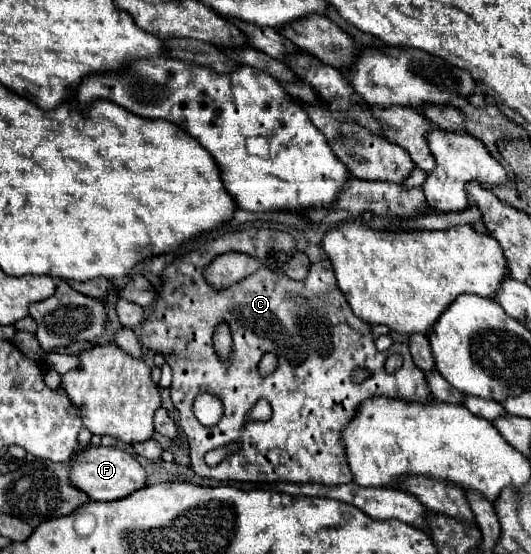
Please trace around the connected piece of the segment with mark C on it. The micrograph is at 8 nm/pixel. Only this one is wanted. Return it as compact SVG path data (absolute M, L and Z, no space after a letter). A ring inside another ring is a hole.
M242 227L236 231L222 233L204 241L198 249L182 255L174 263L170 263L162 273L162 293L154 303L152 313L142 323L142 343L164 355L166 363L172 367L172 401L180 411L180 429L186 435L190 445L190 461L194 473L206 479L216 481L288 481L288 483L320 483L320 485L342 485L352 481L352 473L346 471L346 447L342 445L342 431L344 427L356 417L358 407L362 401L372 397L390 397L390 399L404 399L404 401L430 401L430 389L426 381L426 373L416 367L412 361L410 349L406 343L392 343L386 353L374 349L374 339L370 329L366 329L366 321L354 317L346 297L336 285L336 277L328 259L312 263L310 275L304 281L292 281L284 275L282 265L288 261L288 251L296 251L296 241L290 233L278 229L264 229L264 227ZM226 251L246 253L254 259L266 263L268 259L276 259L276 269L262 265L252 277L246 277L228 289L214 289L204 279L204 267L216 255ZM228 321L232 339L234 339L234 353L230 363L222 363L212 345L212 333L216 323ZM264 353L278 355L278 369L268 375L258 375L258 361ZM398 353L404 357L404 365L394 375L386 373L384 361L388 355ZM356 369L368 371L368 377L360 383L352 381L352 373ZM210 393L222 401L224 415L222 419L212 425L204 427L194 411L192 403L196 395ZM258 399L266 399L272 407L272 417L268 421L252 421L248 419L252 407ZM236 443L238 449L230 453L222 463L216 467L208 467L204 463L204 455L212 449L226 447Z

